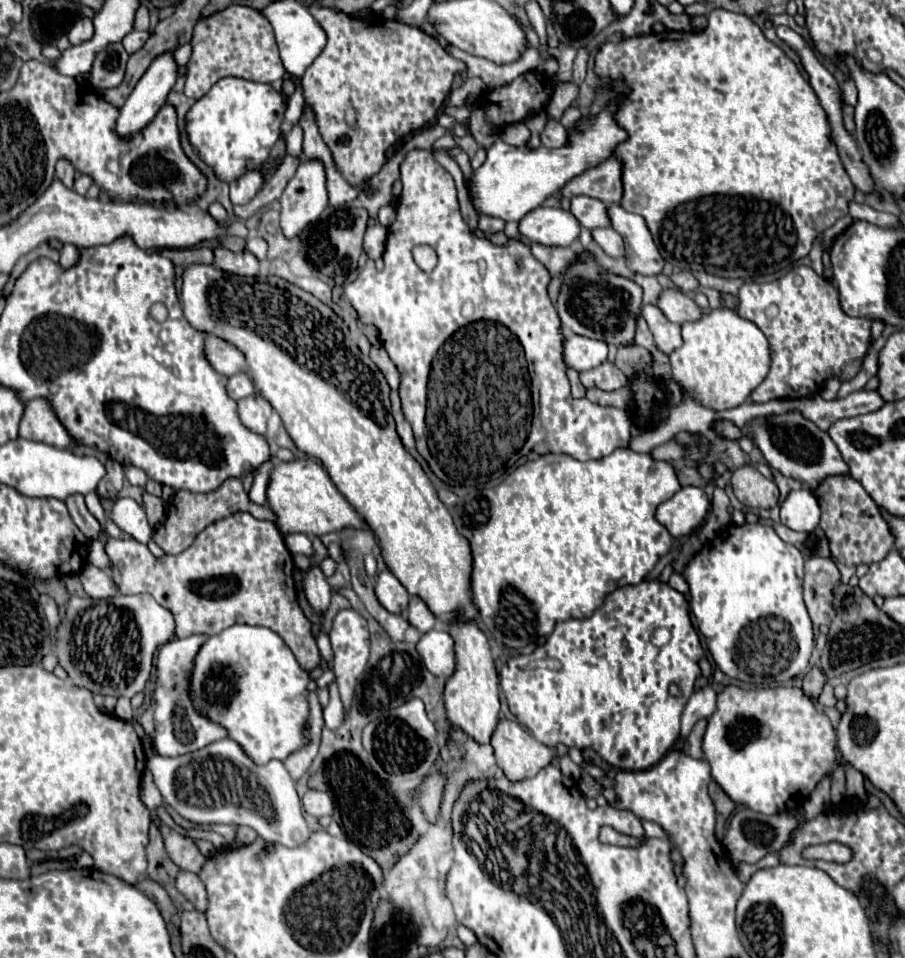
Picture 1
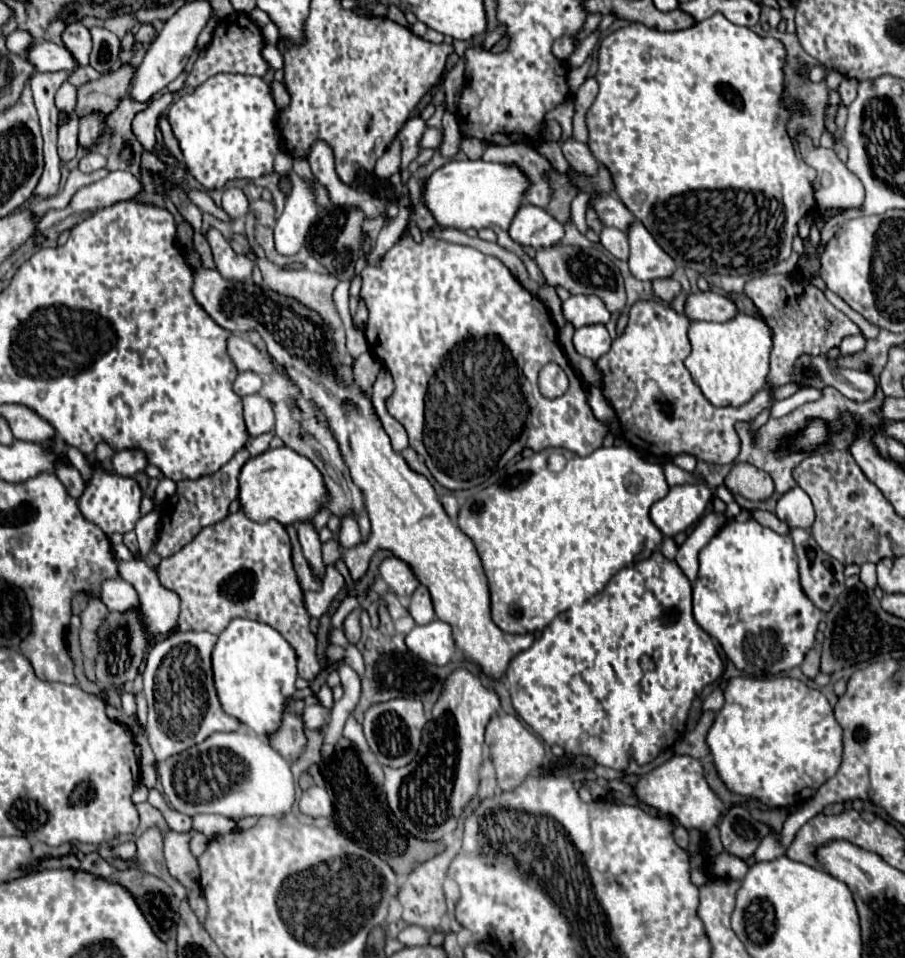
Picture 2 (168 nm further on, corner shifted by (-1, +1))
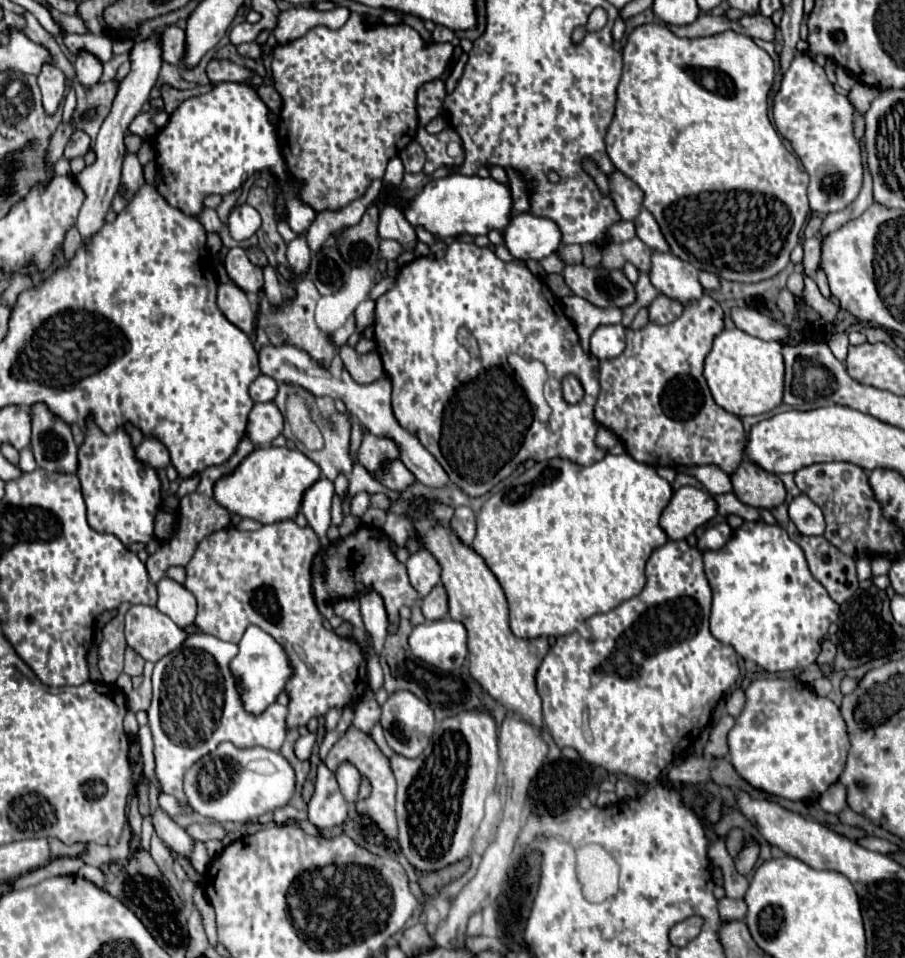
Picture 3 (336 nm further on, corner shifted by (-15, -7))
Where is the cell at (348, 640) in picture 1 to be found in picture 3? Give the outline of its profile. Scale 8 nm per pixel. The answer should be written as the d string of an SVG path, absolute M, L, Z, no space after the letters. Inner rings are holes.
M343 762L337 766L335 770L335 778L339 782L339 788L343 792L343 796L349 802L355 802L357 798L357 790L359 790L359 782L361 782L361 774L359 770L351 764L351 762Z

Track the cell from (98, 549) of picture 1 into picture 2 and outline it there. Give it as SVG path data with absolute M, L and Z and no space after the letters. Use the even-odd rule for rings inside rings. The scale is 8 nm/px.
M163 478L159 482L155 490L155 510L151 510L149 514L141 516L141 520L137 522L137 540L139 540L139 554L141 558L133 558L129 561L120 561L118 566L118 574L127 582L133 584L133 588L139 594L139 608L137 610L129 610L129 612L109 612L107 620L103 622L101 630L99 630L99 654L95 660L95 672L97 672L97 682L113 686L113 684L125 684L129 680L133 680L143 664L145 652L147 652L147 640L167 634L177 626L177 618L179 618L179 598L177 594L173 594L173 590L161 586L157 572L145 562L149 550L153 548L153 542L157 538L157 522L159 522L159 510L161 504L176 493L176 483L169 478Z

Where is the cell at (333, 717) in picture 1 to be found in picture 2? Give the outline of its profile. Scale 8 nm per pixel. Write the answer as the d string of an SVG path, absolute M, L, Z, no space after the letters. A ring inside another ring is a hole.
M313 704L313 706L307 706L303 710L301 718L303 718L303 726L307 730L315 730L315 728L319 728L319 726L329 722L329 712L321 704Z

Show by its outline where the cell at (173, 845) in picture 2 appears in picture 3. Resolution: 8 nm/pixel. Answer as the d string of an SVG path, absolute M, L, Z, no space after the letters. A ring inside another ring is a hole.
M157 810L153 814L153 828L159 834L159 838L177 854L189 858L195 846L195 840L181 828L177 826L163 810Z

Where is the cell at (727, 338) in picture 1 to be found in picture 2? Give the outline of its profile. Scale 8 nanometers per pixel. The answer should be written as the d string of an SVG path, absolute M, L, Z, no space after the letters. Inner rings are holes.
M739 314L735 320L723 324L691 322L691 354L685 358L685 366L713 406L743 406L767 386L771 336L769 326L759 316Z

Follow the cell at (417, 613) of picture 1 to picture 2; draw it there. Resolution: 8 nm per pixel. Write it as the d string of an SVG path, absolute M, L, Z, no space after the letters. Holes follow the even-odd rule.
M421 584L417 586L417 590L411 596L409 614L415 618L417 624L429 624L431 620L435 620L435 612L433 612L429 590L425 586L421 586Z

